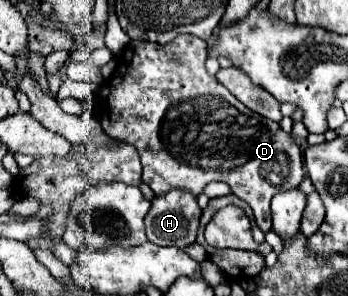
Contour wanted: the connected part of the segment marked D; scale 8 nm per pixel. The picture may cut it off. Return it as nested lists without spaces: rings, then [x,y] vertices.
[[[179,35],[167,45],[131,41],[107,81],[109,97],[105,97],[107,121],[101,121],[103,129],[113,139],[135,145],[143,163],[143,181],[157,197],[171,189],[189,191],[197,197],[207,183],[223,181],[231,187],[233,195],[253,209],[255,223],[263,233],[267,233],[272,227],[271,197],[281,191],[297,189],[305,177],[299,145],[293,135],[279,127],[279,123],[261,117],[239,103],[213,75],[205,71],[205,59],[205,41],[193,35]]]

